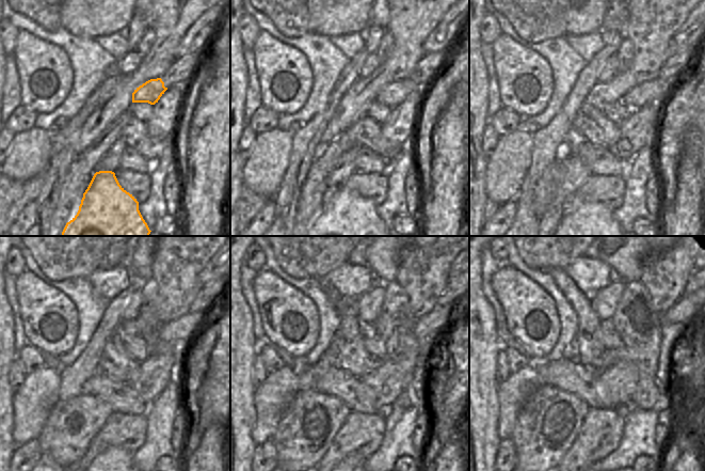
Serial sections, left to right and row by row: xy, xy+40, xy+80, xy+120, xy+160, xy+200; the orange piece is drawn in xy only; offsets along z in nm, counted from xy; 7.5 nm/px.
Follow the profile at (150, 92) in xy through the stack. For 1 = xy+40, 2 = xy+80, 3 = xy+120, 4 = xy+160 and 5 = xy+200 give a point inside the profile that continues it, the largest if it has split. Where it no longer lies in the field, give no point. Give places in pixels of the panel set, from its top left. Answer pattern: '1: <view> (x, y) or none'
1: xy+40 (393, 94)
2: xy+80 (658, 90)
3: xy+120 (180, 328)
4: xy+160 (423, 326)
5: xy+200 (663, 319)

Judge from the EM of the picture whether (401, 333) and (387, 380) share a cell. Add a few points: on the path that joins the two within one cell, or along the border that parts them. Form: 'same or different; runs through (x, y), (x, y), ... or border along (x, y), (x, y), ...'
different; border along (386, 358), (400, 369), (402, 386)

